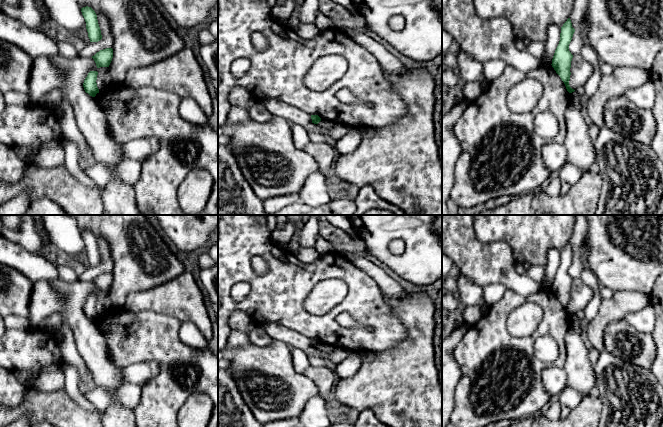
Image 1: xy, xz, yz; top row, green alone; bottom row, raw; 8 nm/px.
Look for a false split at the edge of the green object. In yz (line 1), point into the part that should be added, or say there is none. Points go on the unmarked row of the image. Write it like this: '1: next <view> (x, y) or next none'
1: next yz (574, 320)

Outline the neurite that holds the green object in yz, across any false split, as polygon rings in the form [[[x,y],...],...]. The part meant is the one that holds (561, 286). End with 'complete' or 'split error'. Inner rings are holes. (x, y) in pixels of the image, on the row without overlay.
[[[570,242],[561,251],[560,265],[555,274],[552,291],[564,306],[567,315],[570,317],[571,327],[581,335],[580,319],[570,311],[570,292],[573,279],[569,275],[569,268],[572,264],[575,253],[572,251]]] | split error

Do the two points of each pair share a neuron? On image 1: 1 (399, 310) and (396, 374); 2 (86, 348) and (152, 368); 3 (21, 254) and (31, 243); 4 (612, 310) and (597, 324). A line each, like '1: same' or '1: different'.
1: same
2: different
3: different
4: same

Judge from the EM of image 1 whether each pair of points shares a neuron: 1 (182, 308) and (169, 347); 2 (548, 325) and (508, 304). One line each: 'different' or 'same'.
1: different
2: same

